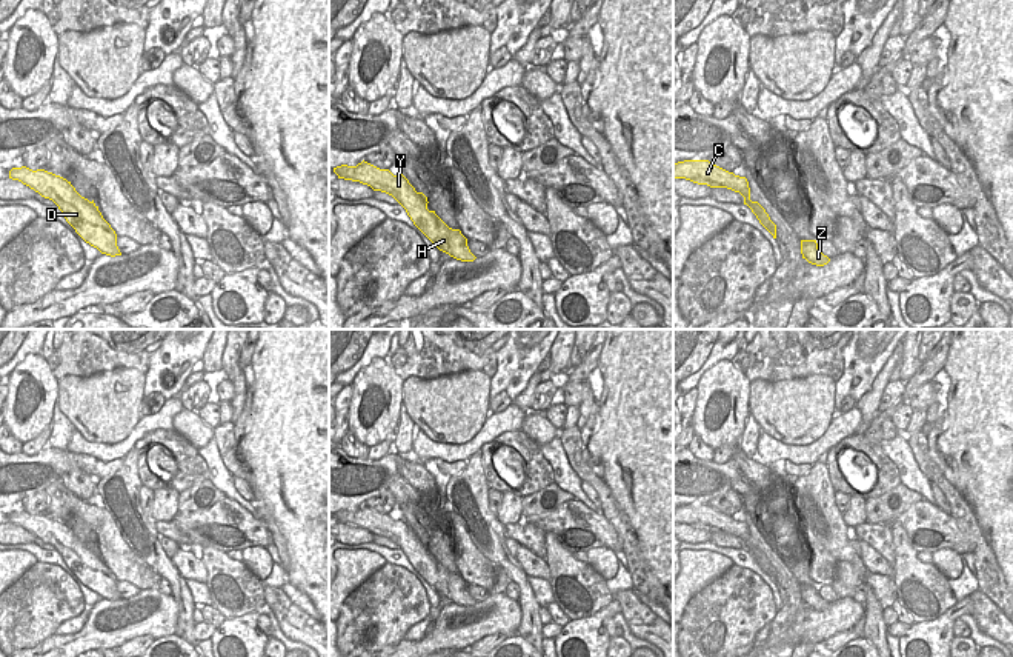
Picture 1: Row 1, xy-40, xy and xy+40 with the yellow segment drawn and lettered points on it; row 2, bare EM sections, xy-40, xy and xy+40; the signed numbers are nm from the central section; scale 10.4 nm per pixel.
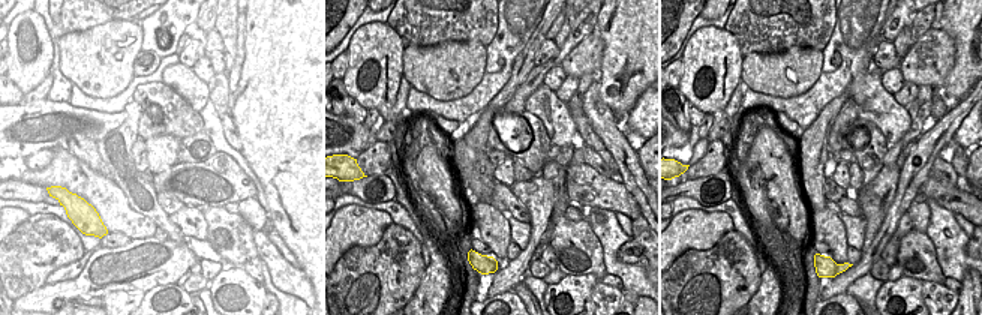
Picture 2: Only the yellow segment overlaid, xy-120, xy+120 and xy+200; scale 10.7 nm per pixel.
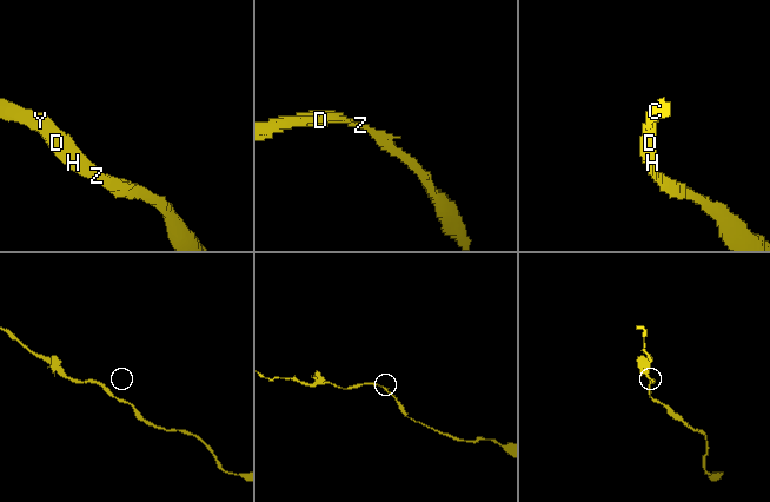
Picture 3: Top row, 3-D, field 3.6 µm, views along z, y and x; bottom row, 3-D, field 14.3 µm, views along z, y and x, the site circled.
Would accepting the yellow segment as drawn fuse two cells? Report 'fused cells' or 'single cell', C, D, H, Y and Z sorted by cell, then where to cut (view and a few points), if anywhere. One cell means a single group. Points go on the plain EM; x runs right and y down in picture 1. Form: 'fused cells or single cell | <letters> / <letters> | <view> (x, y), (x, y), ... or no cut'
single cell | C D H Y Z | no cut

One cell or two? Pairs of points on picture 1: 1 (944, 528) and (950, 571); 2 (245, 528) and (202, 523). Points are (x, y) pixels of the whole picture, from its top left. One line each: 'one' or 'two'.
1: two
2: one

